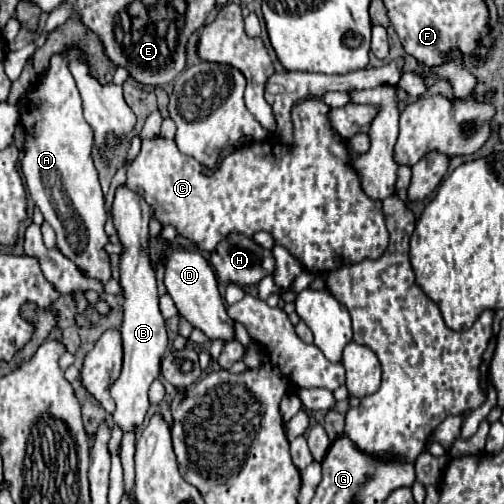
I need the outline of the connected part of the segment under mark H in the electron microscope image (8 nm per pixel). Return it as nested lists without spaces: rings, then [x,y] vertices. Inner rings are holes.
[[[229,233],[211,251],[211,265],[221,283],[237,283],[245,287],[271,275],[275,269],[275,257],[253,239],[241,233]]]

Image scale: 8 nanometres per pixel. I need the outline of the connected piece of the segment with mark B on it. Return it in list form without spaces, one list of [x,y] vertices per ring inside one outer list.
[[[119,187],[113,201],[113,221],[119,233],[125,251],[121,253],[121,287],[125,295],[123,305],[123,371],[119,379],[111,385],[111,397],[115,401],[113,423],[123,433],[137,433],[143,425],[143,419],[149,409],[149,385],[160,375],[160,362],[167,350],[167,331],[165,319],[159,311],[159,295],[157,295],[157,281],[155,271],[151,267],[151,259],[147,255],[147,239],[149,239],[149,205],[135,195],[133,191]]]

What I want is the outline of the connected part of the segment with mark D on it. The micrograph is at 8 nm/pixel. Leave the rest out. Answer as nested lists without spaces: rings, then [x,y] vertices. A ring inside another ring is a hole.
[[[171,249],[167,253],[167,265],[165,265],[165,287],[175,301],[179,315],[185,317],[193,327],[201,329],[211,341],[221,339],[227,343],[235,339],[235,331],[233,331],[235,321],[227,315],[225,303],[217,289],[217,277],[201,253]]]

